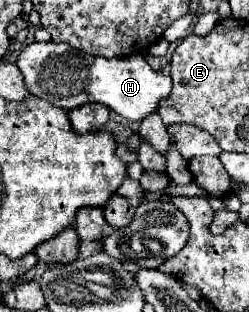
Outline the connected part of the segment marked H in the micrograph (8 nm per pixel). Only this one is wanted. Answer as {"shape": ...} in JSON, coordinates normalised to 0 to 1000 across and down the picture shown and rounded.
{"shape":[[[124,138],[68,189],[68,215],[100,247],[116,292],[165,317],[229,330],[229,343],[285,356],[341,330],[406,330],[510,388],[574,388],[606,362],[631,362],[647,324],[687,304],[687,247],[631,234],[598,215],[574,176],[422,189],[293,163],[269,138]]]}

